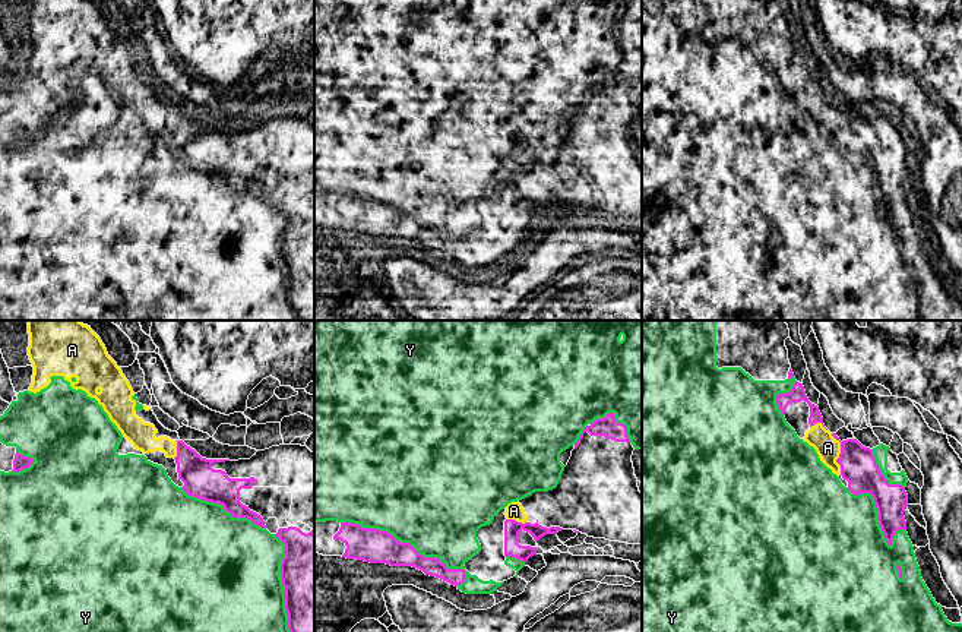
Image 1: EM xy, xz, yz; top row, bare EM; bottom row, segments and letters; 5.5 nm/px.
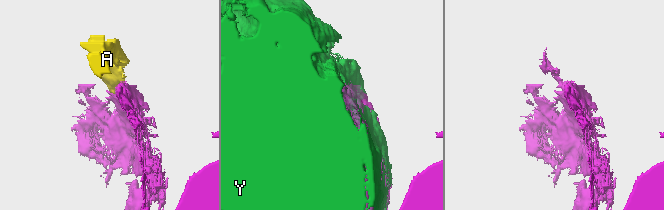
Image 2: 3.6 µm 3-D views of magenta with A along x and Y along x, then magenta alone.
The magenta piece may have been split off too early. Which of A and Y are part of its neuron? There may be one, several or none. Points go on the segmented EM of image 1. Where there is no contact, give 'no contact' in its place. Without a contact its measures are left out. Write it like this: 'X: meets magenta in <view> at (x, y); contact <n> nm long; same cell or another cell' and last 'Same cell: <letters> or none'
A: meets magenta in yz at (839, 454); contact 240 nm long; another cell
Y: meets magenta in xz at (408, 543); contact 750 nm long; another cell
Same cell: none

